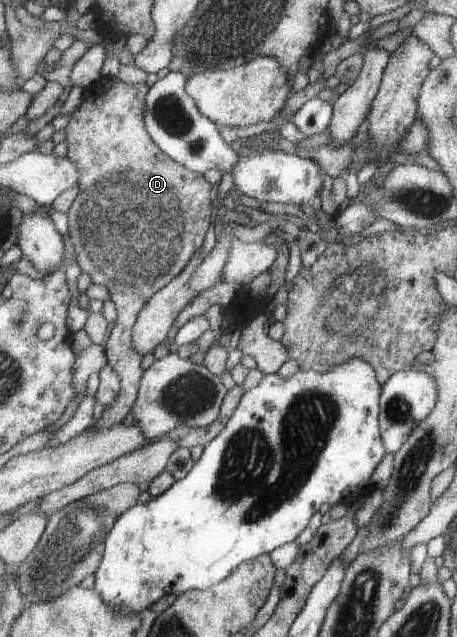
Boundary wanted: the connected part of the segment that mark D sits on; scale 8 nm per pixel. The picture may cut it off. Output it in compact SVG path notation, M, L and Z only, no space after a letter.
M121 80L106 81L104 85L110 83L111 87L100 91L100 83L96 83L92 89L86 89L84 93L84 100L86 103L82 103L80 107L72 113L70 116L70 121L65 127L67 134L67 143L69 146L69 156L68 158L78 167L80 171L80 177L78 177L78 189L80 189L81 194L77 196L75 205L71 208L71 211L67 214L69 219L69 235L71 237L72 243L74 244L74 249L76 250L76 263L80 265L80 268L91 277L91 280L94 284L100 284L105 286L111 295L111 300L117 306L119 315L117 316L115 326L111 331L111 335L105 344L106 356L109 362L109 365L118 373L118 376L121 378L121 391L118 395L118 399L112 408L105 408L102 417L95 422L95 425L98 430L106 430L107 428L113 427L115 424L122 424L124 419L130 415L130 412L134 410L134 405L137 403L137 398L139 395L139 390L141 389L141 382L145 369L142 368L142 355L138 351L134 350L133 347L133 328L137 323L139 314L142 312L142 309L148 304L148 301L161 291L170 281L173 281L184 269L188 266L188 263L192 260L192 257L205 245L205 240L207 234L210 230L210 225L212 226L212 213L214 213L214 207L212 207L212 183L206 181L206 177L200 174L199 172L194 172L188 170L184 165L181 165L180 162L176 162L172 157L169 157L156 142L153 141L153 138L150 136L150 133L145 125L145 111L142 109L144 104L147 103L147 94L150 92L150 88L146 83L133 85L126 84Z

